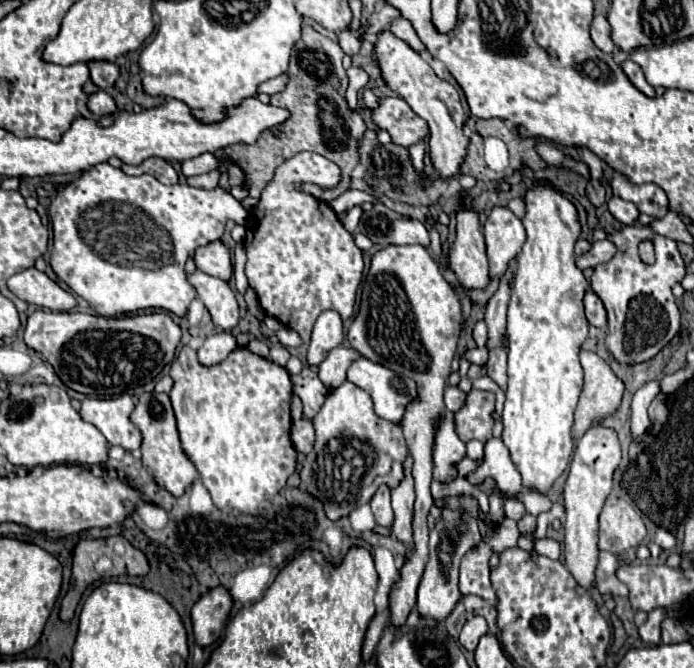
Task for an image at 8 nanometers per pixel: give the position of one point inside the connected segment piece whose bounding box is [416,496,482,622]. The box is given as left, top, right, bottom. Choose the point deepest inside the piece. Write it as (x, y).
(457, 531)

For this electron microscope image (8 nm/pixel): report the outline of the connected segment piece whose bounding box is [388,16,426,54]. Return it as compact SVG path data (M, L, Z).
M396 18L396 20L392 20L390 24L388 24L388 30L394 34L394 36L398 36L398 38L402 38L410 48L414 48L418 54L422 54L426 48L424 48L424 44L418 40L418 36L416 36L416 32L414 32L414 28L412 28L412 24L406 20L406 18Z

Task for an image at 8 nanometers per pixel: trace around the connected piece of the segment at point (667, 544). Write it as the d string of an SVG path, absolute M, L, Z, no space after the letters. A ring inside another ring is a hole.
M658 528L658 530L656 530L654 542L656 542L662 550L672 550L672 548L676 546L676 538L674 538L668 530L664 530L664 528Z

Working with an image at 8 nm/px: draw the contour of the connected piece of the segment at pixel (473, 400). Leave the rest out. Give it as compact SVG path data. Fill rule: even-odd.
M472 390L468 394L464 408L454 414L458 436L464 442L472 438L486 442L492 436L492 426L494 426L494 420L490 416L492 410L494 410L494 394Z

